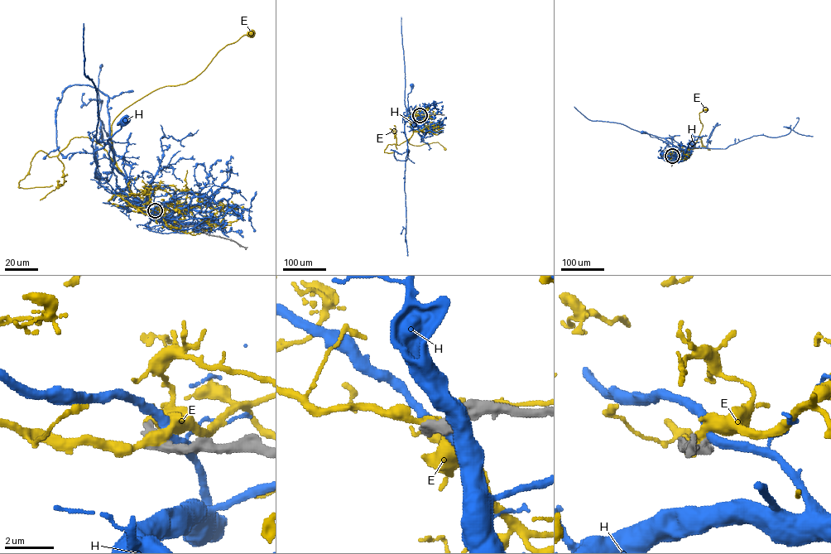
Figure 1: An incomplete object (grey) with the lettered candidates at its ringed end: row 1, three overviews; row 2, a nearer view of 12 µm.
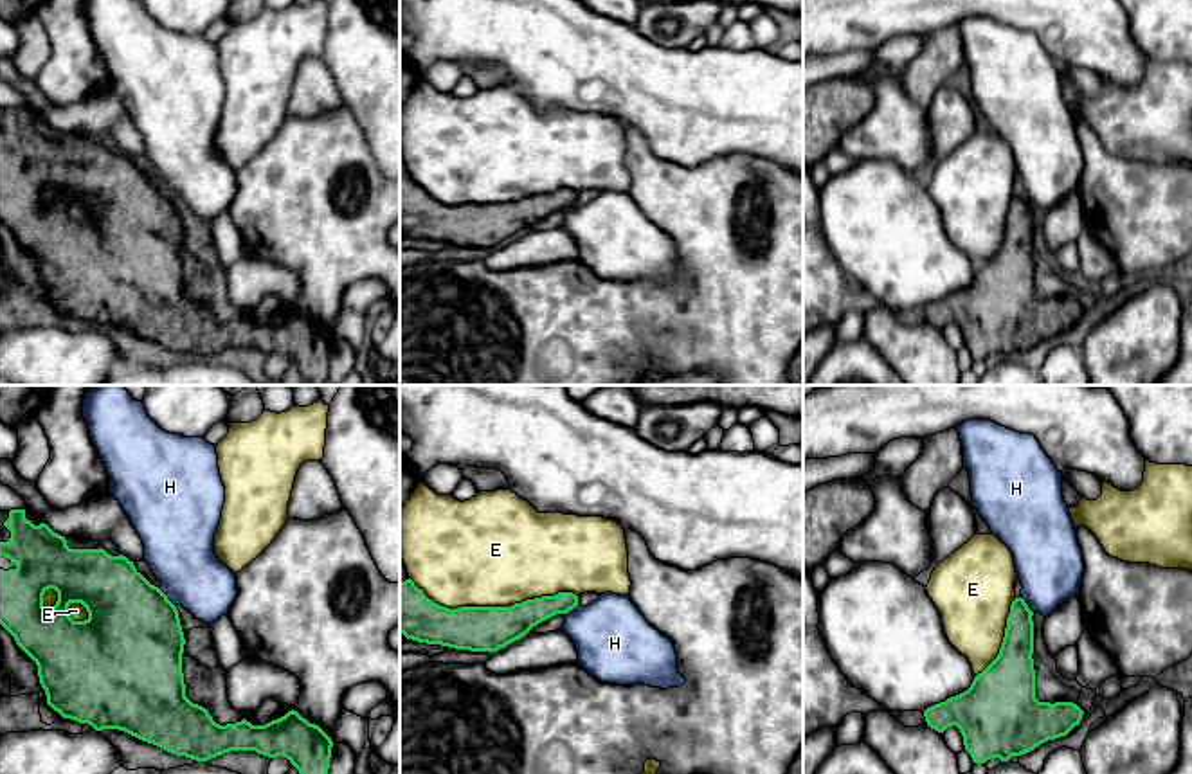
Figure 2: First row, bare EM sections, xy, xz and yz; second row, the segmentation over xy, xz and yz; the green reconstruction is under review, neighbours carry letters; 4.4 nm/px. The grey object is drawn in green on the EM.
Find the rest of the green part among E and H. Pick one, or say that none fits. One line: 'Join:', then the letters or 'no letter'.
Join: no letter

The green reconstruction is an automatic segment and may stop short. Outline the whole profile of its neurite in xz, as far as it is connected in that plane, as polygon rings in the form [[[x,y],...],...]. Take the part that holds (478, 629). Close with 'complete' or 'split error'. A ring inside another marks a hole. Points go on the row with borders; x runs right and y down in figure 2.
[[[400,556],[400,632],[412,641],[456,650],[497,652],[538,623],[578,607],[578,596],[558,592],[511,607],[447,608],[429,599],[409,578]]] | split error

